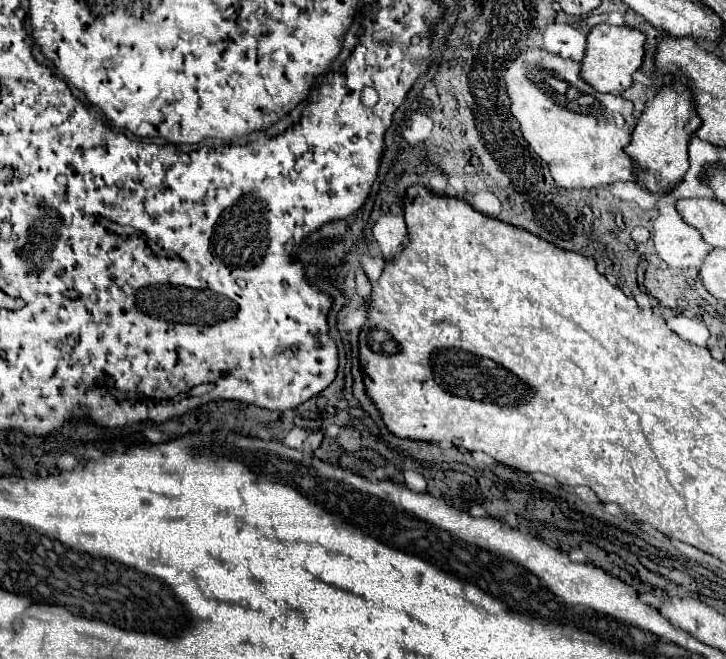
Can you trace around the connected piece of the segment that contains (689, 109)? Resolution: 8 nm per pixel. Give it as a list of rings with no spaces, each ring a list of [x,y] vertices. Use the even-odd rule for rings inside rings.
[[[672,82],[662,86],[658,94],[646,104],[642,116],[638,118],[638,126],[632,134],[632,142],[626,146],[626,154],[634,160],[642,170],[638,172],[640,184],[652,192],[658,192],[666,186],[678,184],[688,172],[688,142],[692,134],[700,126],[700,116],[696,112],[696,104],[692,102],[692,92],[688,86],[680,82]]]

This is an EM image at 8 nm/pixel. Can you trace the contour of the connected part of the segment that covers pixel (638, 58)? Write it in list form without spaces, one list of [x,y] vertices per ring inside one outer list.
[[[598,24],[588,34],[588,50],[582,62],[582,78],[590,82],[596,92],[620,94],[632,86],[632,74],[642,66],[646,36],[628,26]]]

